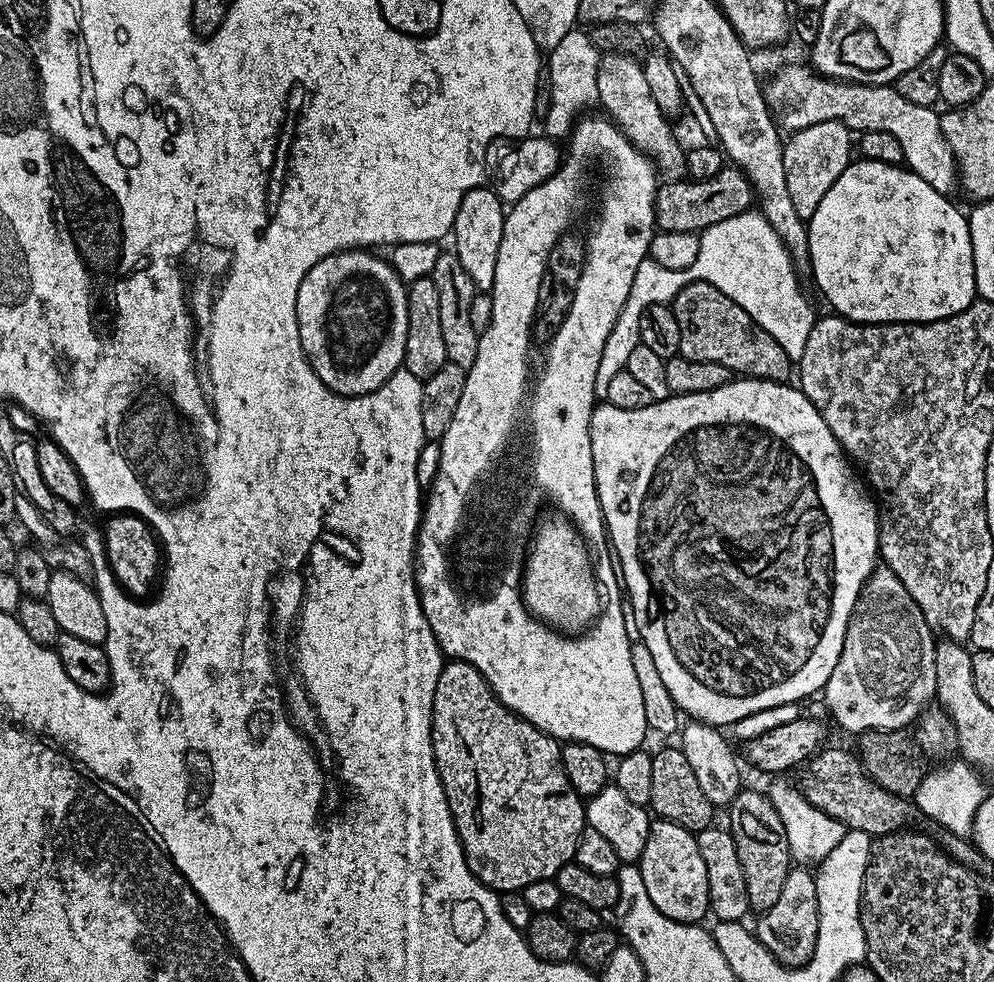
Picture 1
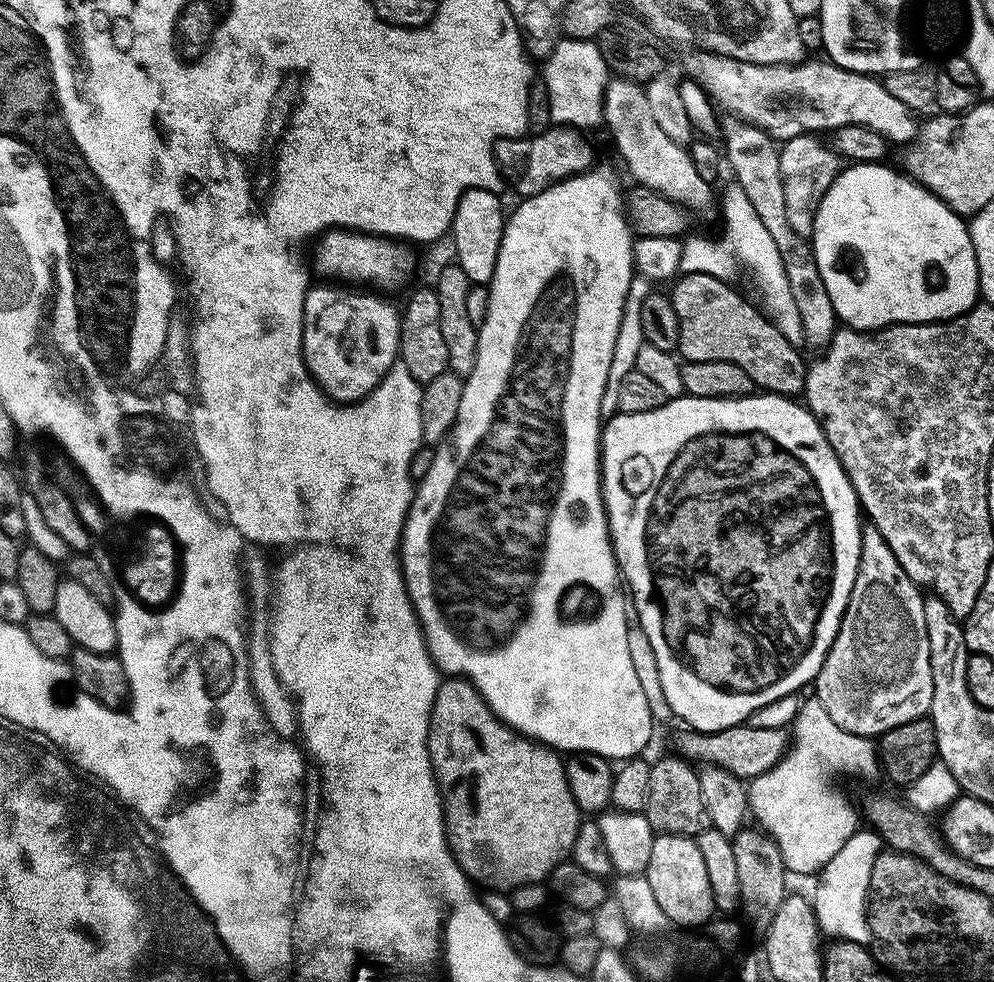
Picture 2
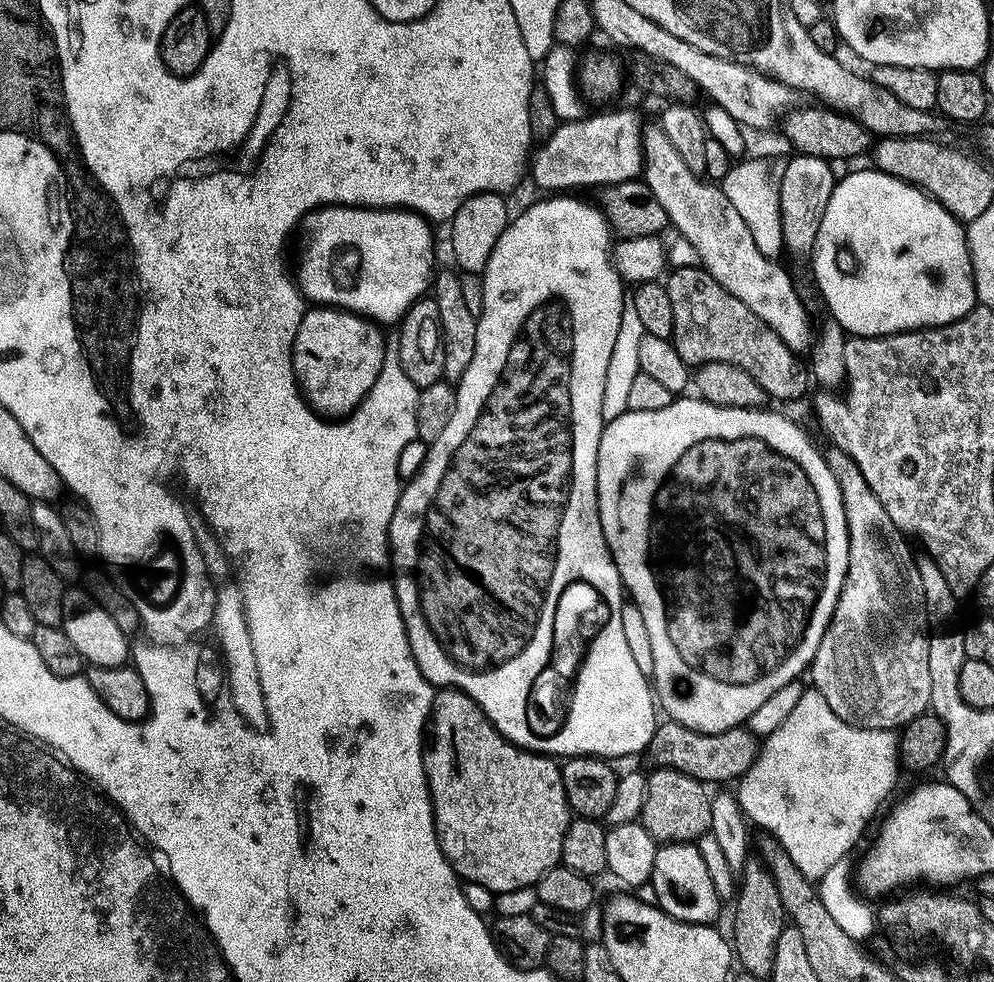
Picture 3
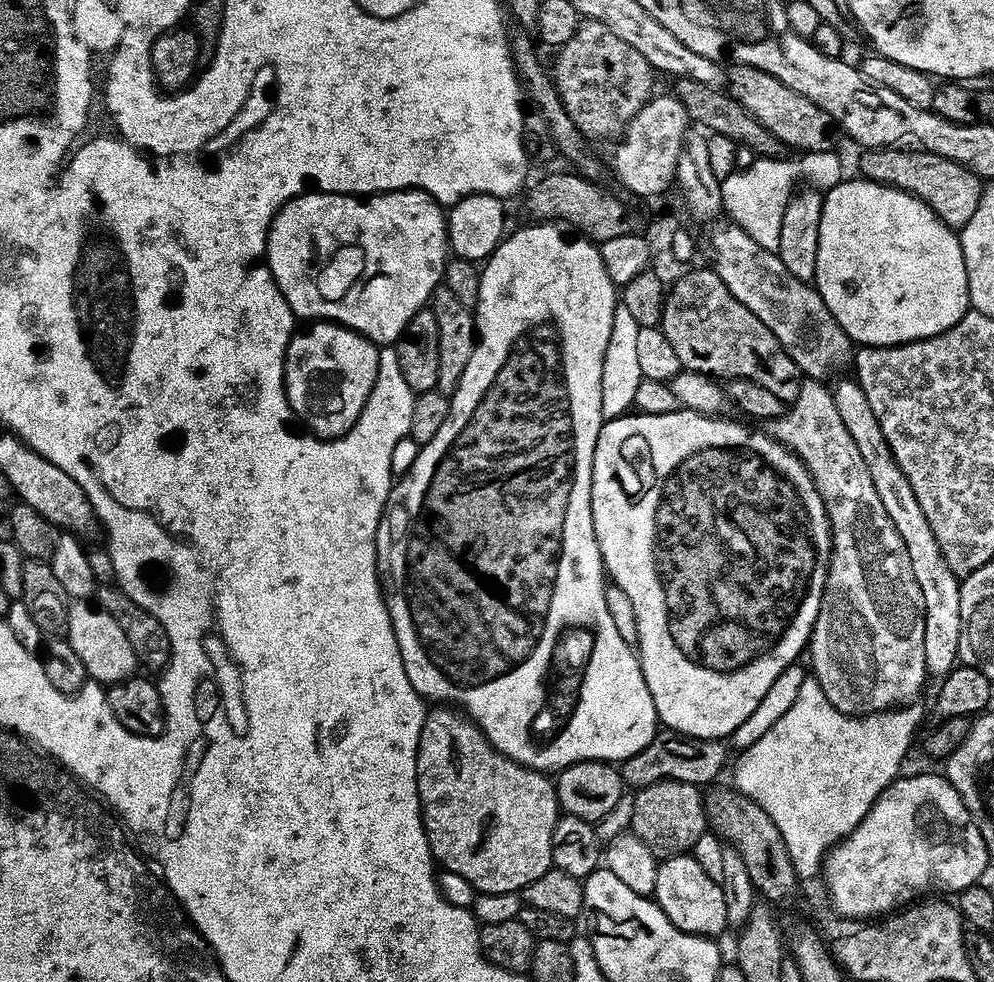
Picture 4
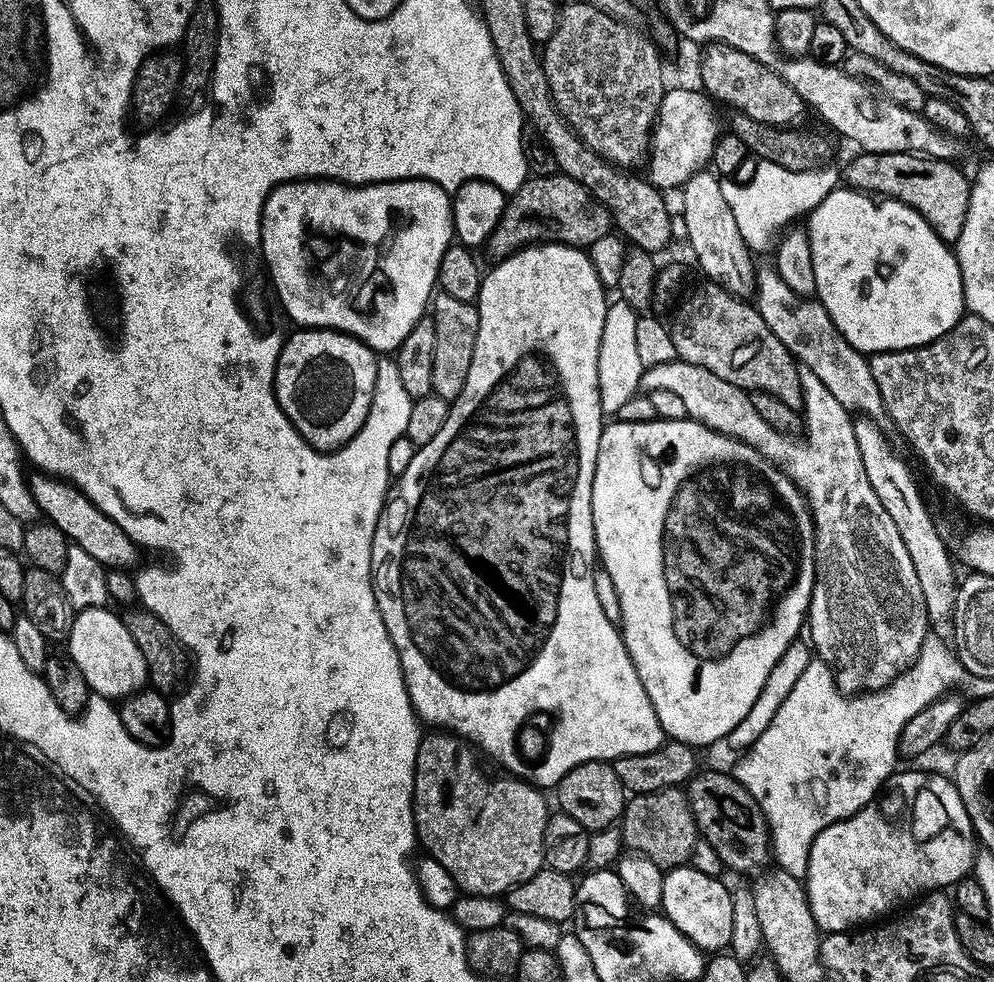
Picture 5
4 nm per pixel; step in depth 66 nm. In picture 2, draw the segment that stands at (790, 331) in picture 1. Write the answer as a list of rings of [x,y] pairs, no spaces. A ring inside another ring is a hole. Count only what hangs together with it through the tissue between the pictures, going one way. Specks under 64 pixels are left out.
[[[733,184],[725,192],[724,200],[722,202],[721,199],[720,204],[724,206],[724,220],[726,222],[724,238],[718,242],[704,236],[689,235],[683,241],[681,271],[686,274],[708,274],[716,279],[730,282],[734,280],[732,278],[735,276],[739,264],[746,265],[764,296],[762,306],[765,313],[792,345],[803,347],[805,345],[805,330],[799,309],[791,293],[788,278],[786,278],[782,257],[774,239],[766,230],[762,218],[758,216],[758,211],[755,210],[750,198],[739,184]]]

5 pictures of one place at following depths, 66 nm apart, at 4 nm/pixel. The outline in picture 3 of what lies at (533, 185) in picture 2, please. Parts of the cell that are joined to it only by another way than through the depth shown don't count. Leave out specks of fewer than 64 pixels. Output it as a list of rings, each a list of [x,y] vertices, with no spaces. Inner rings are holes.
[[[618,110],[598,116],[583,117],[579,121],[561,123],[550,140],[530,162],[530,176],[542,190],[552,194],[577,191],[576,188],[625,184],[638,180],[644,172],[642,147],[644,123],[632,110]]]

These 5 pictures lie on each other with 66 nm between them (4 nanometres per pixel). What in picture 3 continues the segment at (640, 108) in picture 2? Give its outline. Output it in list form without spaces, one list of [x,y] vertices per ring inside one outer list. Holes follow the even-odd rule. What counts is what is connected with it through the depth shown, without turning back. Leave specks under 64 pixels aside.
[[[647,127],[643,131],[642,147],[646,163],[644,182],[658,202],[661,203],[669,223],[674,230],[675,228],[678,230],[676,232],[679,237],[690,240],[701,267],[710,273],[712,278],[717,280],[720,286],[728,290],[732,296],[738,298],[746,306],[750,306],[751,310],[780,336],[782,342],[790,351],[799,356],[809,353],[816,342],[816,332],[812,330],[810,316],[793,278],[784,267],[779,265],[779,261],[766,257],[758,248],[752,230],[748,228],[748,224],[744,222],[742,215],[732,205],[723,189],[719,185],[710,183],[699,175],[694,174],[688,168],[684,159],[680,157],[680,153],[677,152],[661,127]]]

